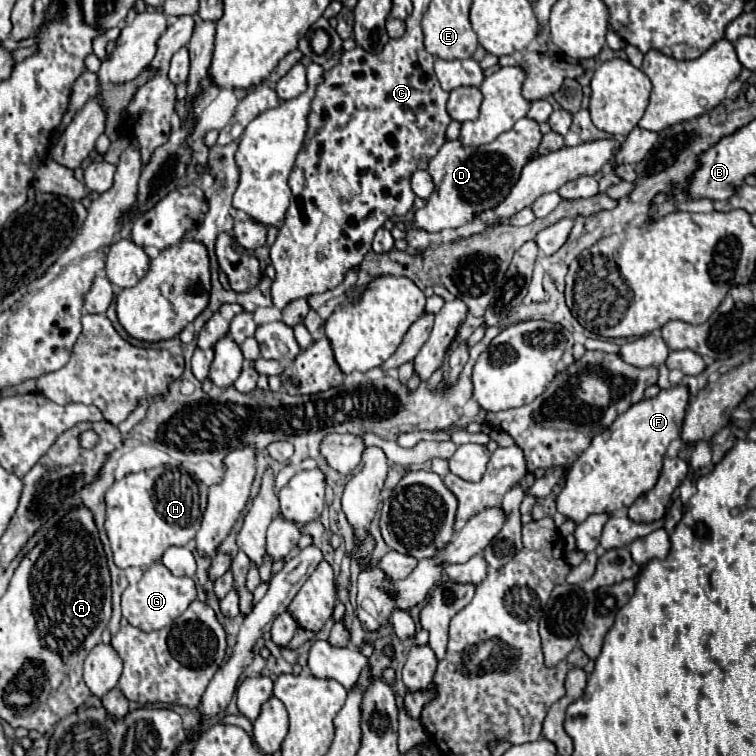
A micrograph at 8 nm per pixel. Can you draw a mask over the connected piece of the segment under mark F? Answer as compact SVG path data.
M678 384L660 390L658 396L644 398L630 406L630 410L620 414L610 428L594 436L592 444L582 452L566 476L566 484L558 496L558 512L580 524L590 514L612 514L628 508L638 496L652 490L662 470L666 448L672 440L680 438L688 400L688 386Z

